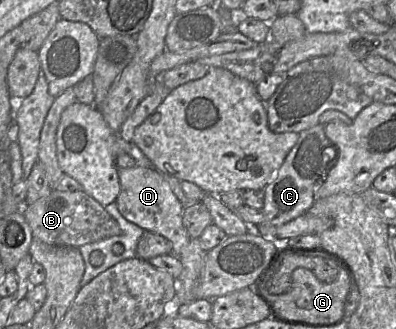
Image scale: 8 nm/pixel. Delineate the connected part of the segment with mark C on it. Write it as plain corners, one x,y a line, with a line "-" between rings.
318,124
300,132
296,144
286,156
274,180
263,189
264,226
276,228
305,215
315,202
315,188
334,166
336,158
336,147
326,137
324,125

